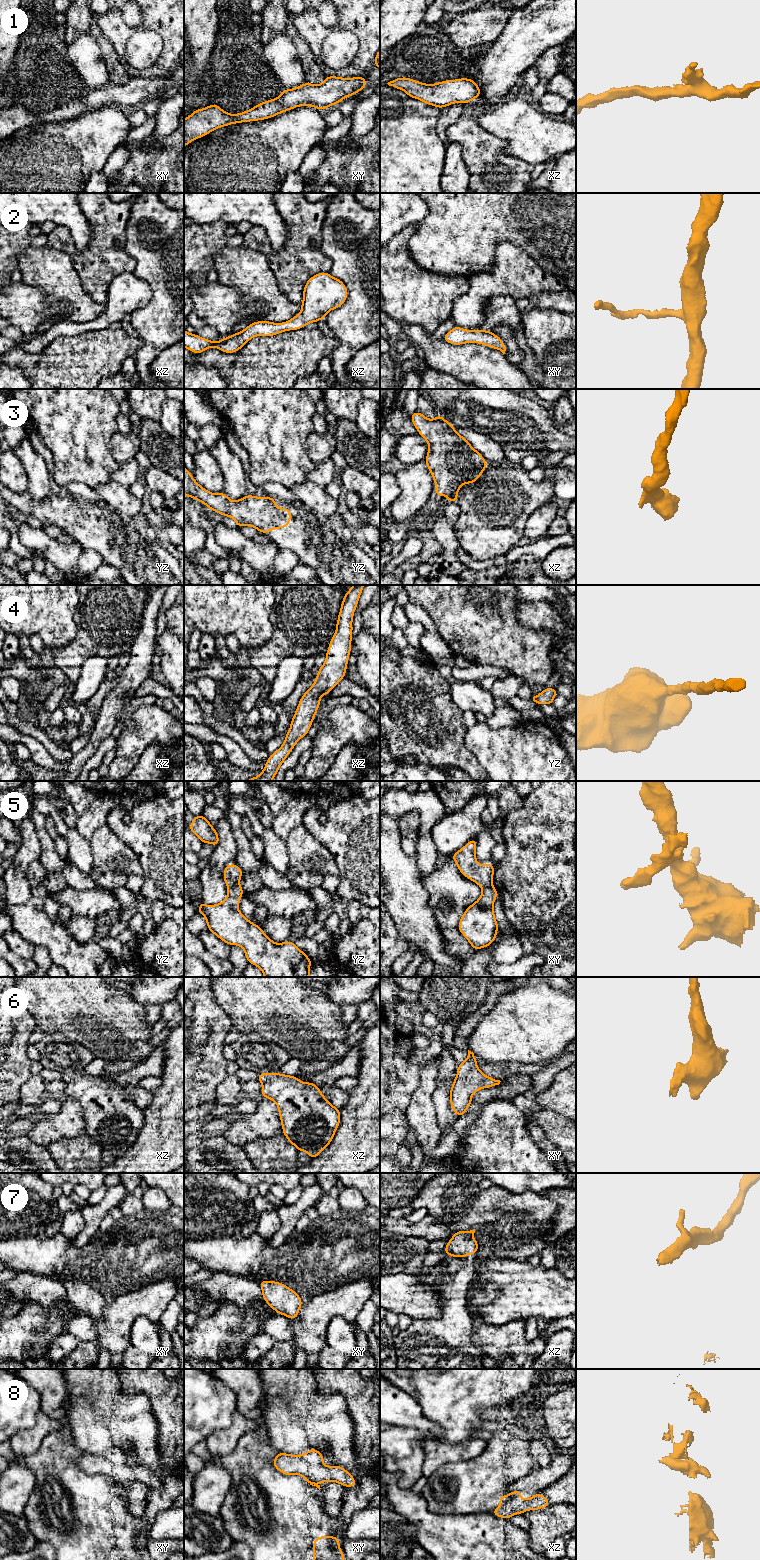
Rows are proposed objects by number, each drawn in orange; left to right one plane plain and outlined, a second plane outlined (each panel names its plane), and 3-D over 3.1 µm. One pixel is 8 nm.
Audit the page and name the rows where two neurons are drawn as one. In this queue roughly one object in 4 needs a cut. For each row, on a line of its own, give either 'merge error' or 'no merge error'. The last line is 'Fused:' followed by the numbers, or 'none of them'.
1: no merge error
2: no merge error
3: no merge error
4: no merge error
5: merge error
6: no merge error
7: no merge error
8: merge error
Fused: 5, 8

